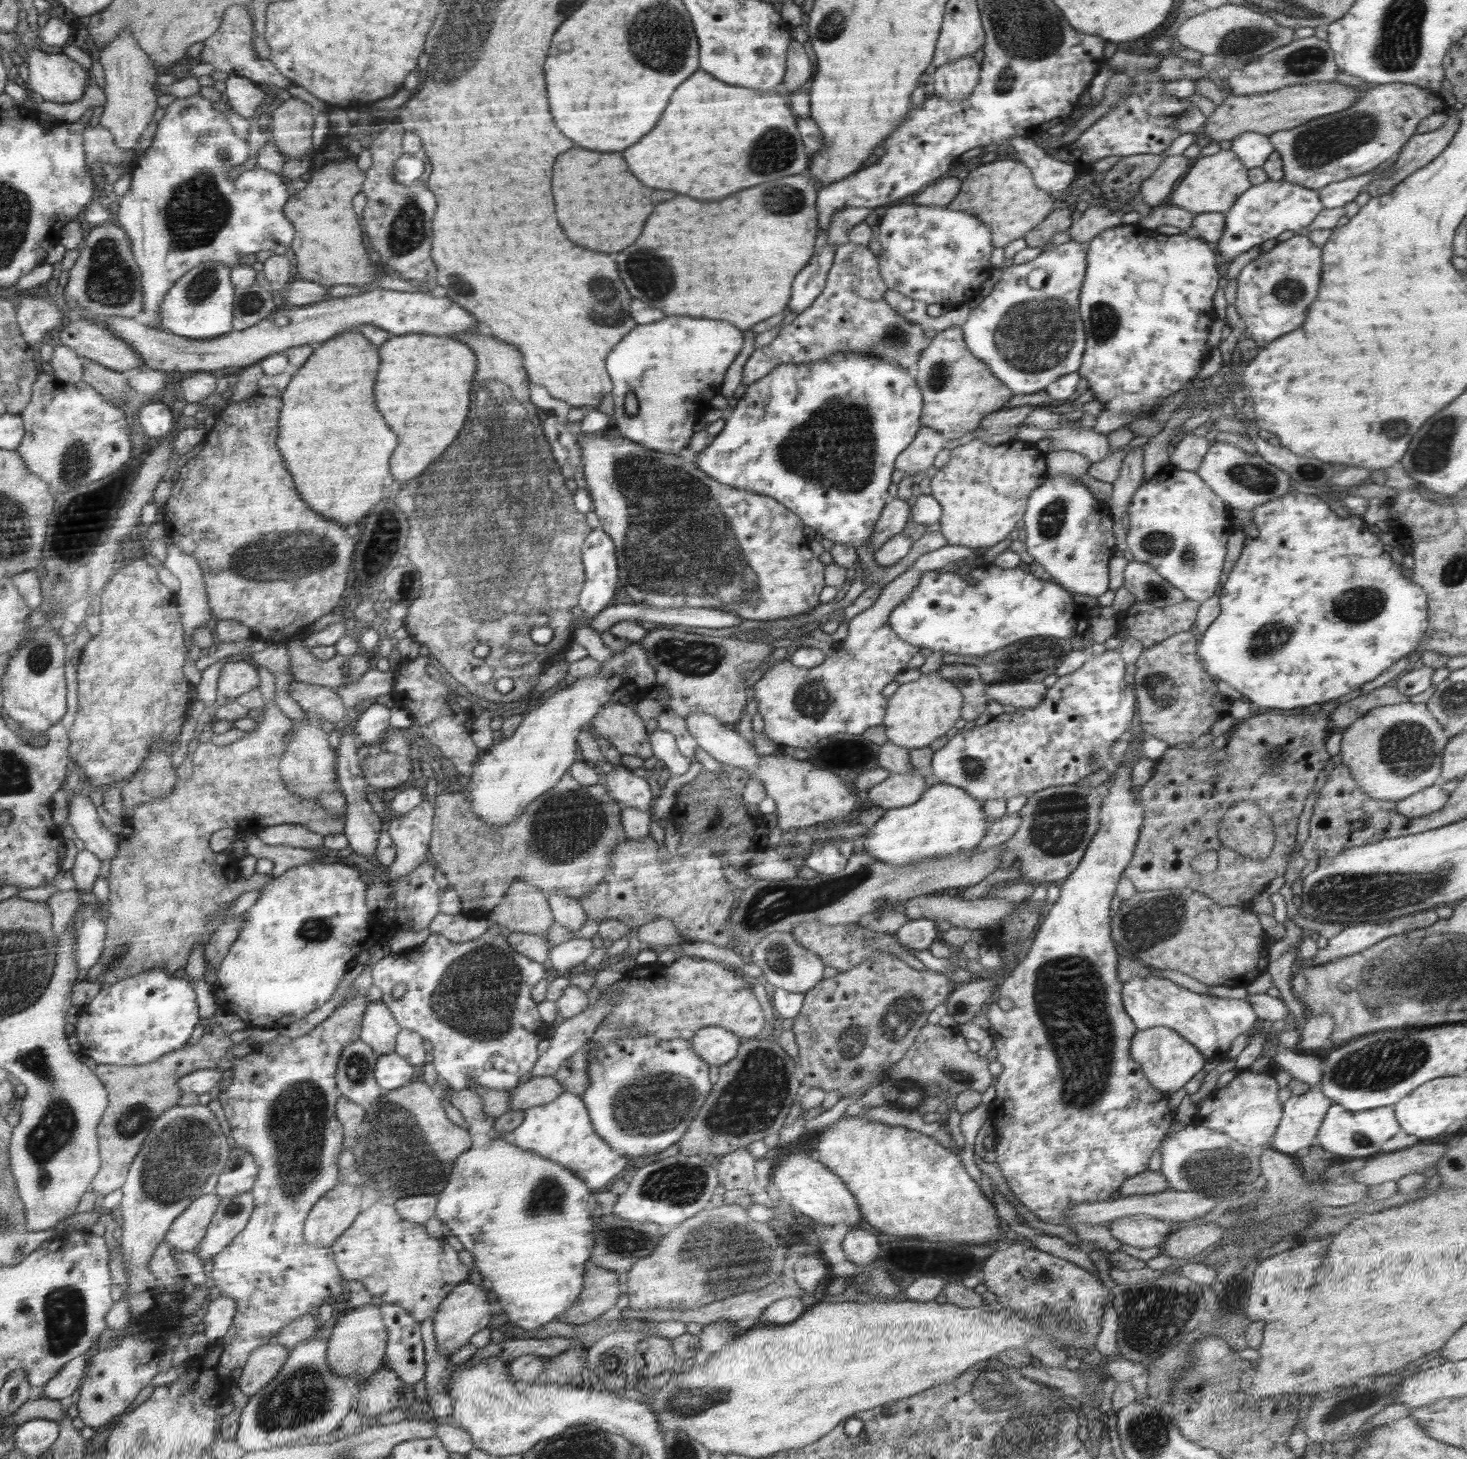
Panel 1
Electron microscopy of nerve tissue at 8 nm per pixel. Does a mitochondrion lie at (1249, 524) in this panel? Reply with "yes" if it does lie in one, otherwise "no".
no

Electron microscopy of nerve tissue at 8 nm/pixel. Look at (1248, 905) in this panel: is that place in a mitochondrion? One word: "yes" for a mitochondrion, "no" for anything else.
no

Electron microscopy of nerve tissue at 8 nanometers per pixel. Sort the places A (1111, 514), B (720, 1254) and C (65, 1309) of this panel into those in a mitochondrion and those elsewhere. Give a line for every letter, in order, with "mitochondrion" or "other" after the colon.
A: other
B: mitochondrion
C: mitochondrion

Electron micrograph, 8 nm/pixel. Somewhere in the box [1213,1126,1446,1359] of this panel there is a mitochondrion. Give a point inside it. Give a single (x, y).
(1229, 1298)

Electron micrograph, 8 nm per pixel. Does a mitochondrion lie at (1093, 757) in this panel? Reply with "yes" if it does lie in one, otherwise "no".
yes

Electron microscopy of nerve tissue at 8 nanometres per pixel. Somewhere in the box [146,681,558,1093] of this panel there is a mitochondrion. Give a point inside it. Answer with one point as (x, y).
(476, 996)

